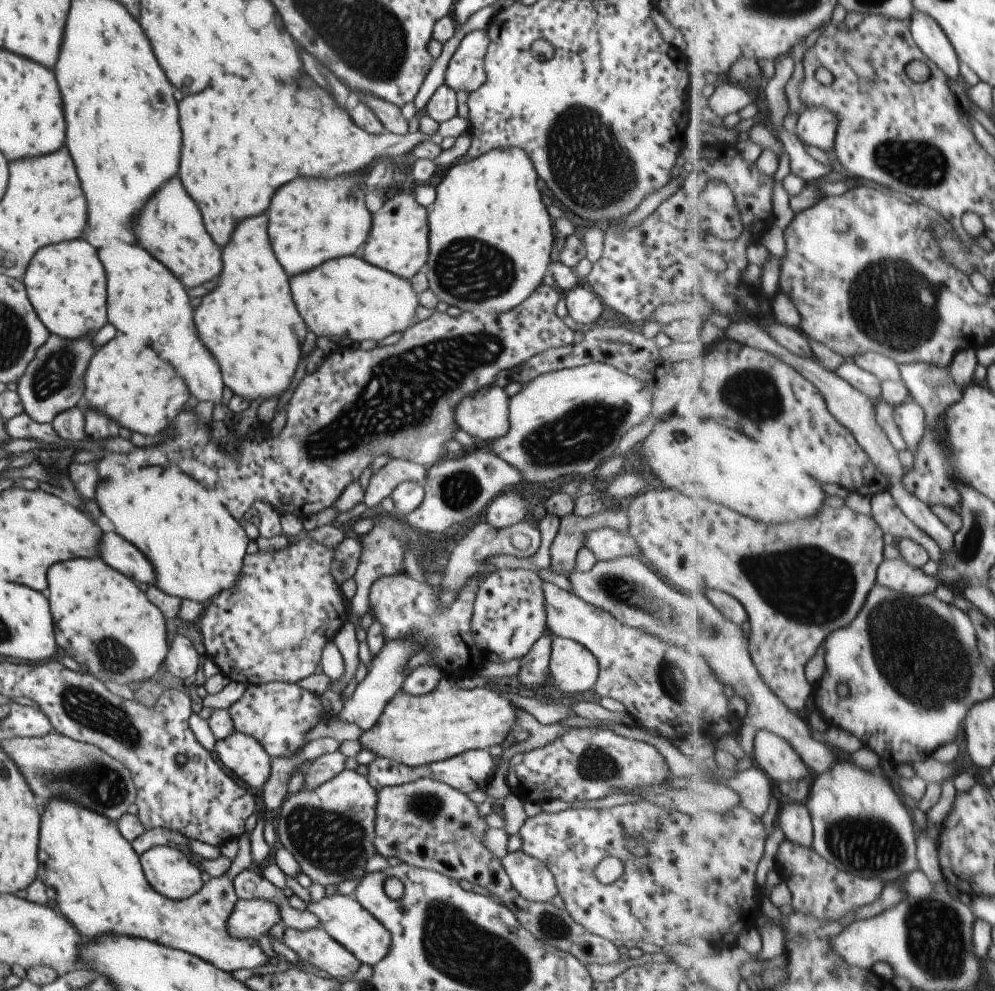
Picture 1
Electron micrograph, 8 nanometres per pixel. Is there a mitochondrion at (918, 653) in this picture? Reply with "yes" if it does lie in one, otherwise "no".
yes

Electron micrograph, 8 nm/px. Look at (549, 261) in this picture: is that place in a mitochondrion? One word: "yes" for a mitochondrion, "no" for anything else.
no

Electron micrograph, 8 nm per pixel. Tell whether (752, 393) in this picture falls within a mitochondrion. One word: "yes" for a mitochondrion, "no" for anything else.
yes

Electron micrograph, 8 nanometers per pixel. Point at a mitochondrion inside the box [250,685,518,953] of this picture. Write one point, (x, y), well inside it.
(333, 841)

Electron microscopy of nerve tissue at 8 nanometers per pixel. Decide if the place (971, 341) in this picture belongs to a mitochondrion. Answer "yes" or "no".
no

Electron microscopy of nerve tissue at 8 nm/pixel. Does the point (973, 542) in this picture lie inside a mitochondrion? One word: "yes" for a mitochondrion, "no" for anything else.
yes

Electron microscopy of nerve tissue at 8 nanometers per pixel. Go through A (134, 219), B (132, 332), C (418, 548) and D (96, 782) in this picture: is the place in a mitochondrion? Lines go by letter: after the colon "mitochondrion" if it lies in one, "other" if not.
A: other
B: other
C: other
D: mitochondrion

